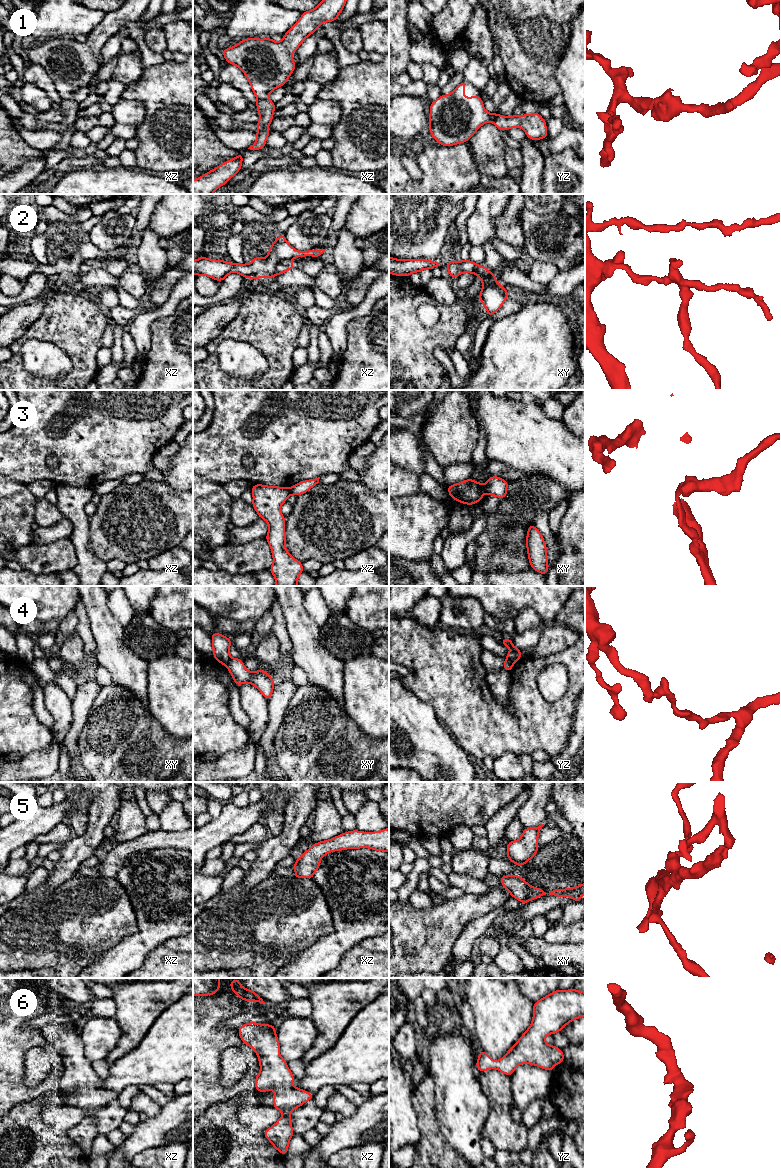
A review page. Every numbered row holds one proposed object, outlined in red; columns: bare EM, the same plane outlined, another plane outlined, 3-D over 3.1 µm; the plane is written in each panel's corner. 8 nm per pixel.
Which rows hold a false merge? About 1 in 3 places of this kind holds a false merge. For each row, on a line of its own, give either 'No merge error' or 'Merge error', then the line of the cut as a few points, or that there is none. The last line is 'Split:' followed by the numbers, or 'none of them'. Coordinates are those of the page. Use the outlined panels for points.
1: No merge error. No split
2: Merge error. Split along xz (288, 259), (281, 260), (277, 264), (275, 274)
3: Merge error. Split along xz (288, 489), (290, 493)
4: Merge error. Split along yz (505, 660), (513, 663)
5: No merge error. No split
6: No merge error. No split
Split: 2, 3, 4

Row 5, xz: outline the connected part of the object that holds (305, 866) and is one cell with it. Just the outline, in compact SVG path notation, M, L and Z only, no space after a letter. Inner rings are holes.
M389 828L377 832L361 832L358 830L344 832L330 840L313 844L302 856L296 859L292 866L295 869L295 878L312 879L320 867L320 859L326 854L345 850L371 848L375 851L389 852Z

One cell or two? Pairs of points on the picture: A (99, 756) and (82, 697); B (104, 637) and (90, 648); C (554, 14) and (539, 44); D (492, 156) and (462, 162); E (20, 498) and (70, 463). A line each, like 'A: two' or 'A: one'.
A: two
B: two
C: one
D: two
E: two

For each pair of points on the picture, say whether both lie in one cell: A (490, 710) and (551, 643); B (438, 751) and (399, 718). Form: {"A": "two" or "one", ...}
{"A": "two", "B": "one"}

